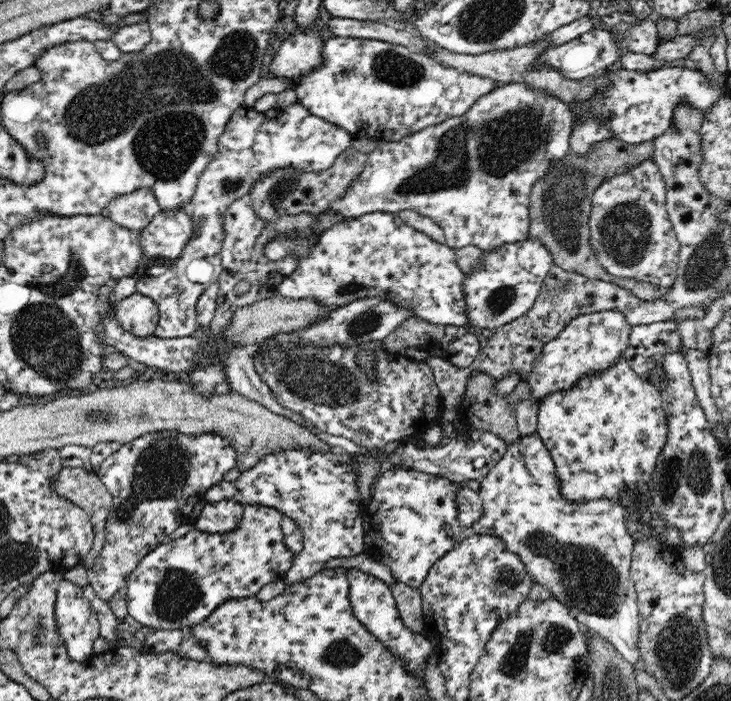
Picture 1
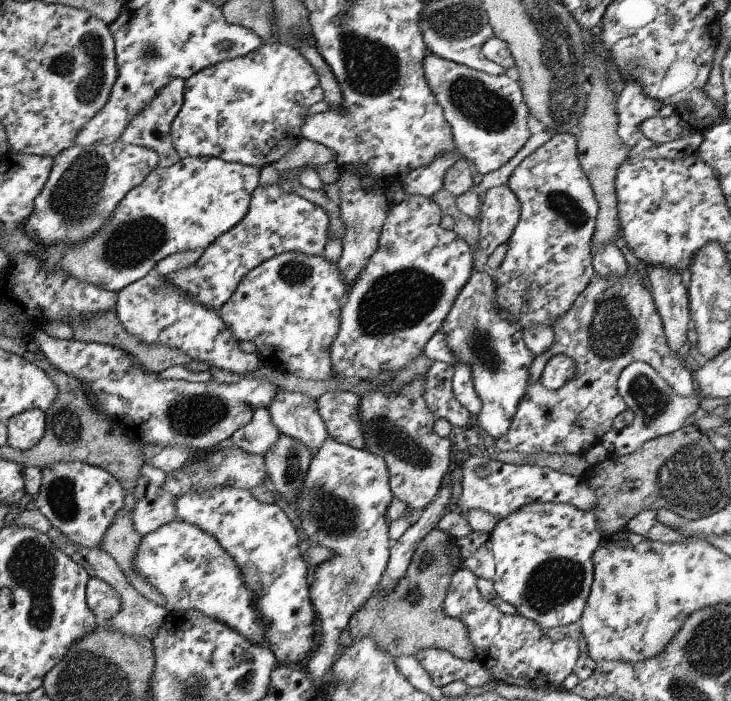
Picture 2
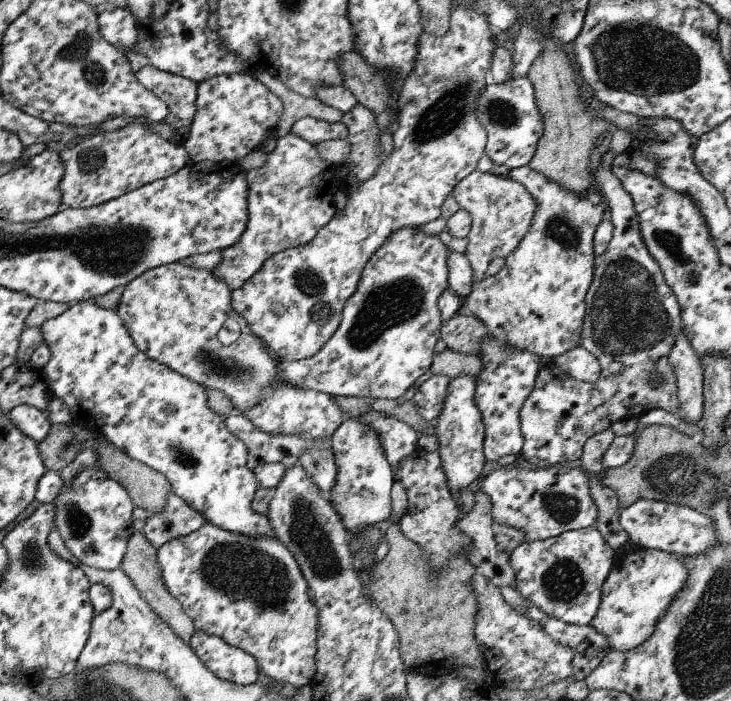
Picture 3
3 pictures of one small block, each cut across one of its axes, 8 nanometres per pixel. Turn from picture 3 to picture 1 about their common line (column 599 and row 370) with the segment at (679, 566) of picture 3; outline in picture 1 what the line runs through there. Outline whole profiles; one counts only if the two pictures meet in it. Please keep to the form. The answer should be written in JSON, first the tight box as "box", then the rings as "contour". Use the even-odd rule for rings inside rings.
{"box":[536,356,668,504],"contour":[[[623,356],[608,371],[587,375],[570,390],[560,390],[540,400],[536,429],[554,461],[564,499],[580,503],[599,498],[619,500],[620,491],[630,487],[640,503],[650,504],[651,474],[668,442],[667,418],[658,387],[636,375]]]}

